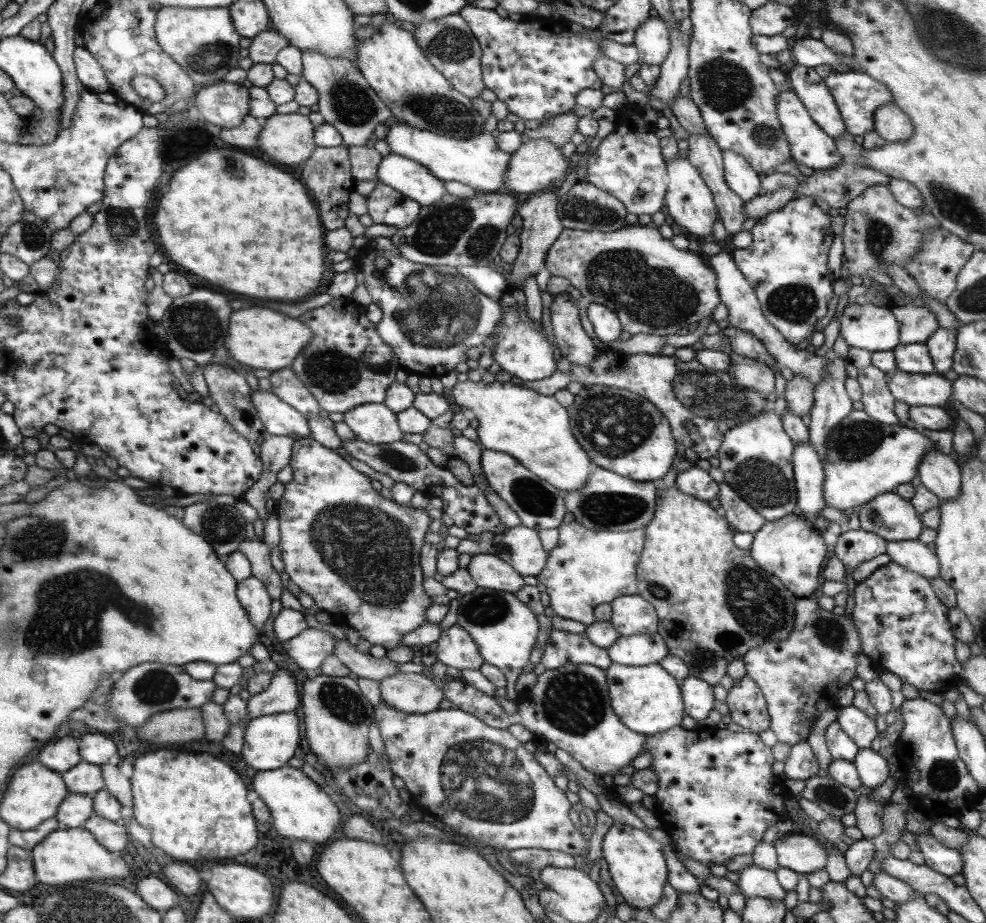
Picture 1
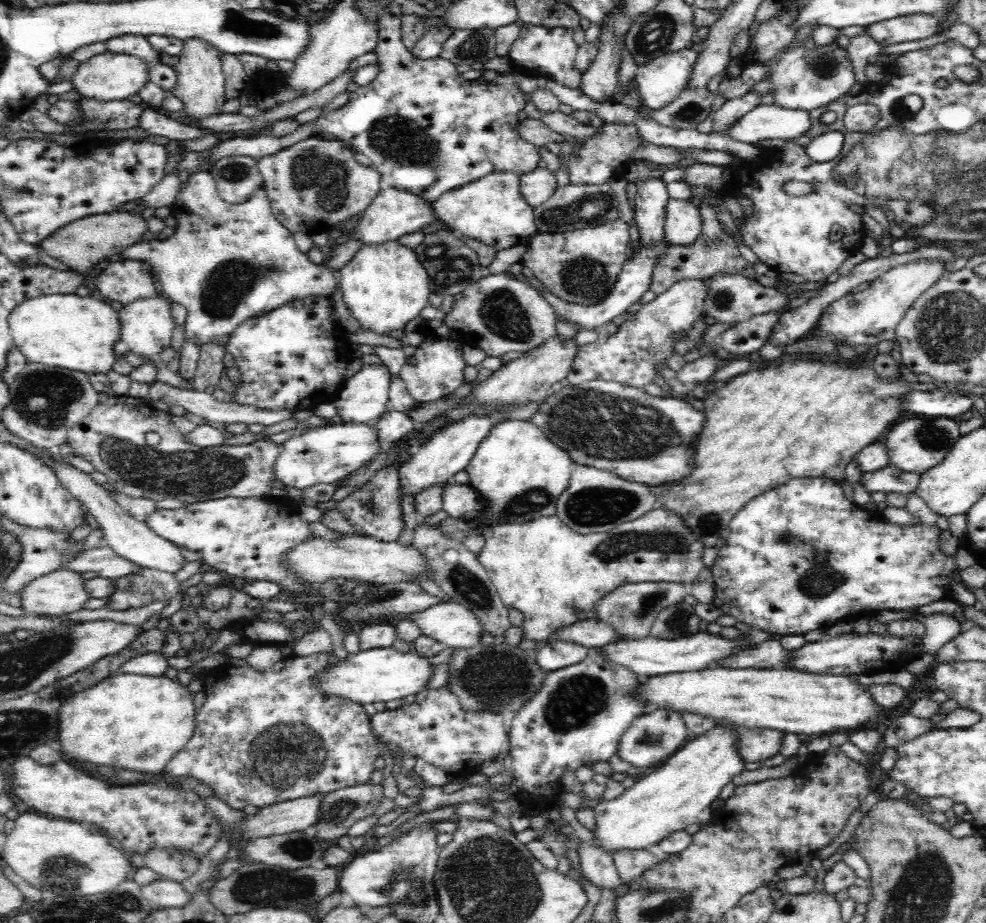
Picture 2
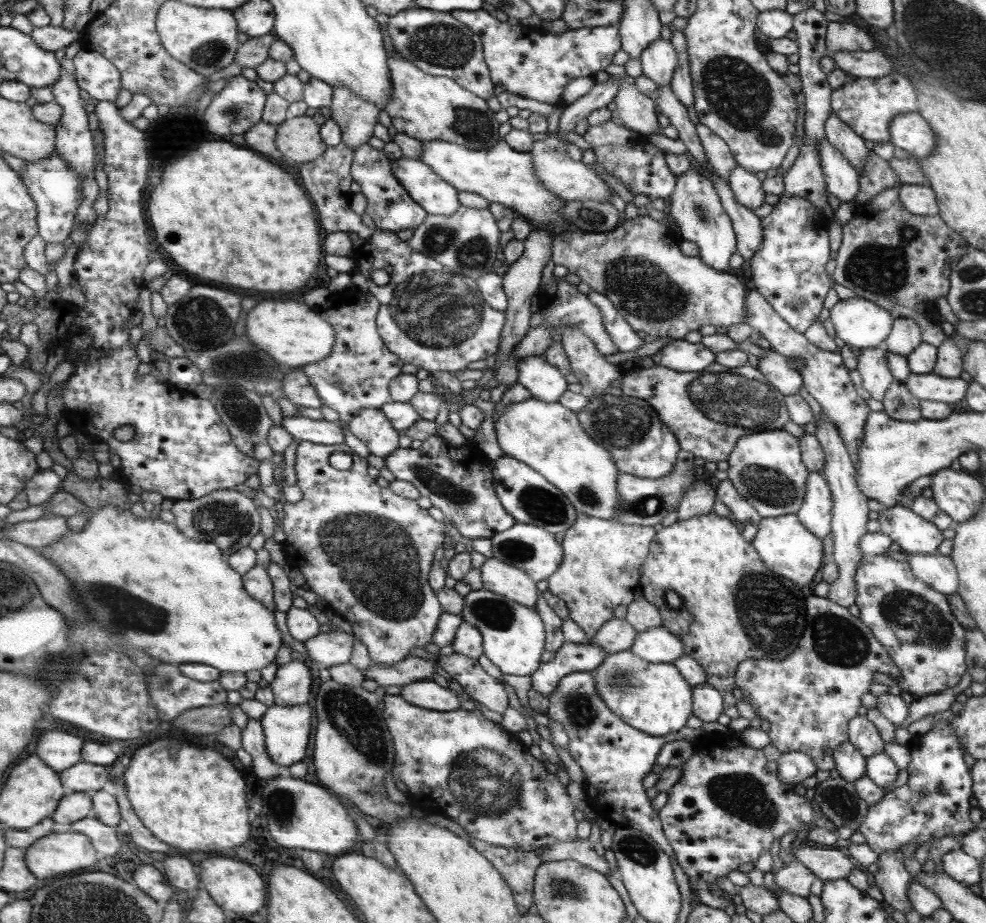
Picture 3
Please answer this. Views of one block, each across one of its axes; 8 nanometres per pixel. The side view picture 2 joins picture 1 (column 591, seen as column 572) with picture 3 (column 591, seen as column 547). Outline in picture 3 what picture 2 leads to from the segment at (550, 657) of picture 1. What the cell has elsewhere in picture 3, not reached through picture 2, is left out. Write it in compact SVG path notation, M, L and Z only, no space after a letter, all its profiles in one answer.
M565 642L555 652L554 658L540 663L530 676L531 689L543 696L550 696L557 689L560 680L573 672L592 672L607 653L595 644L573 644Z

